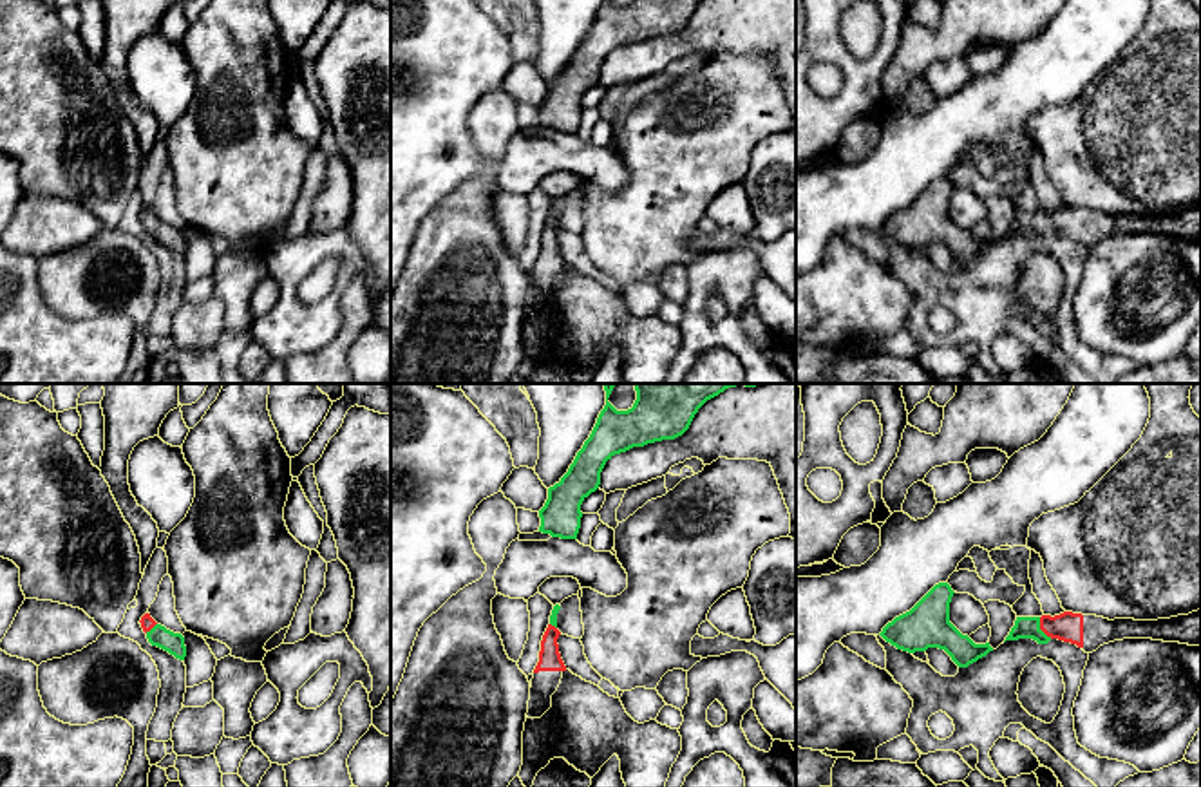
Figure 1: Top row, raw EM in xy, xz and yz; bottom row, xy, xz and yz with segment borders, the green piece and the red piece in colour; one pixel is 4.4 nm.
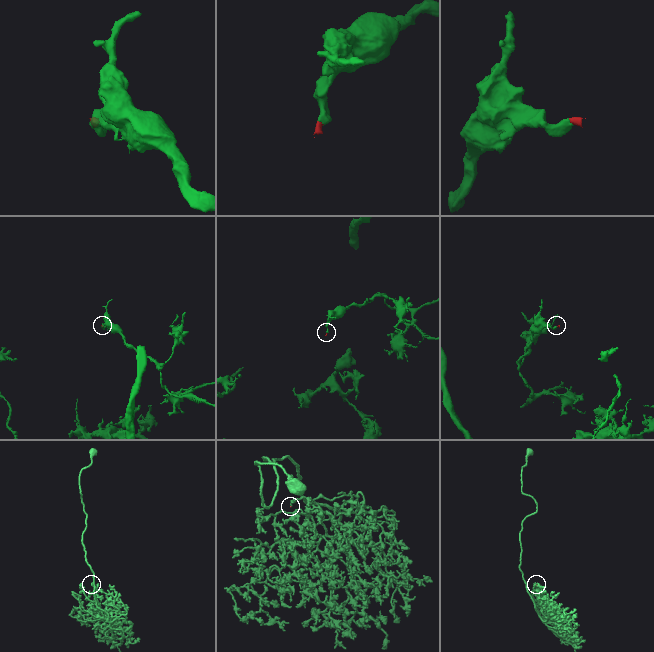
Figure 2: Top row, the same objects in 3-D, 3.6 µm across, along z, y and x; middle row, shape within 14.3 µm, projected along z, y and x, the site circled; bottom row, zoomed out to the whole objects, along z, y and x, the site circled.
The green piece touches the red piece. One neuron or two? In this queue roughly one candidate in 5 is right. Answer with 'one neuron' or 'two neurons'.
one neuron

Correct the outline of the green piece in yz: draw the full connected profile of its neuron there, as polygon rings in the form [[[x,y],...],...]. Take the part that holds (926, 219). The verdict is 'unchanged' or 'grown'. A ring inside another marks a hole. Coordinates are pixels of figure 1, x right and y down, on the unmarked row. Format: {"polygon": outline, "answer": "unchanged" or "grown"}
{"polygon": [[[948,177],[935,179],[910,206],[888,217],[879,230],[908,248],[928,242],[944,244],[959,262],[968,262],[993,242],[989,237],[975,239],[950,217],[953,188]]], "answer": "unchanged"}

